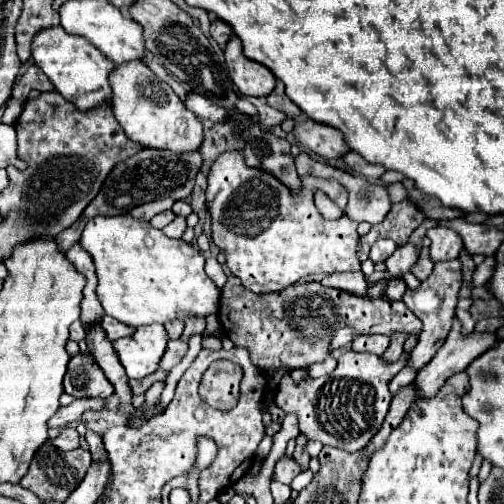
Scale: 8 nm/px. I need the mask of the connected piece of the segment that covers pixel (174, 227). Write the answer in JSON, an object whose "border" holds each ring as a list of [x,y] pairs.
{"border":[[[177,215],[167,227],[163,227],[163,233],[165,235],[169,235],[169,237],[175,237],[175,239],[179,239],[181,235],[183,235],[183,231],[185,231],[185,217],[181,217],[181,215]]]}

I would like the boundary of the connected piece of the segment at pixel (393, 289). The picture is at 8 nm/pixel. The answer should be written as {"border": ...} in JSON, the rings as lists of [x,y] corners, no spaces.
{"border":[[[391,279],[387,285],[387,297],[389,299],[401,299],[403,291],[407,291],[407,283],[403,279]]]}

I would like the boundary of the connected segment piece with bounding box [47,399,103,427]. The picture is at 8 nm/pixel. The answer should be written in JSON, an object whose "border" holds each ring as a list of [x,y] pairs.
{"border":[[[75,399],[71,405],[61,407],[51,419],[49,419],[49,427],[67,427],[75,421],[81,419],[81,415],[89,409],[99,411],[103,407],[103,399]]]}

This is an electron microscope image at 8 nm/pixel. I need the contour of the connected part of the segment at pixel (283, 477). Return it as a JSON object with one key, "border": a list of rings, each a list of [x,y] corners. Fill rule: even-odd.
{"border":[[[281,457],[275,465],[275,471],[273,471],[273,479],[279,481],[279,483],[285,483],[289,485],[301,473],[299,465],[293,461],[293,457]]]}

